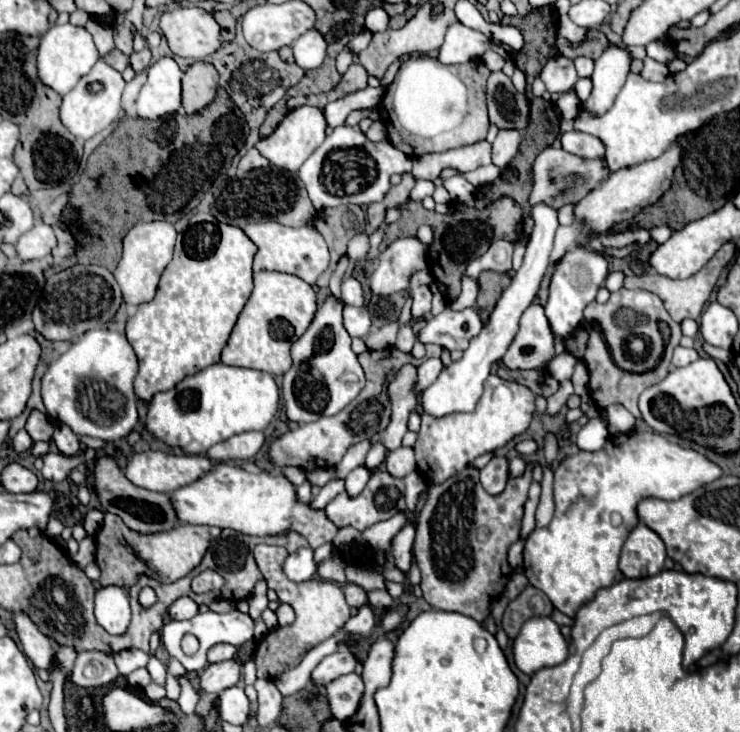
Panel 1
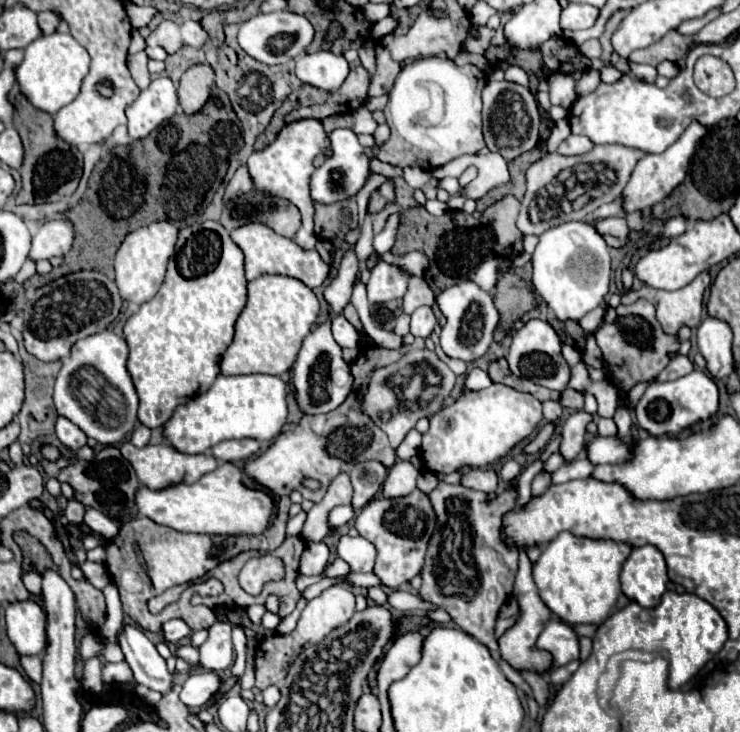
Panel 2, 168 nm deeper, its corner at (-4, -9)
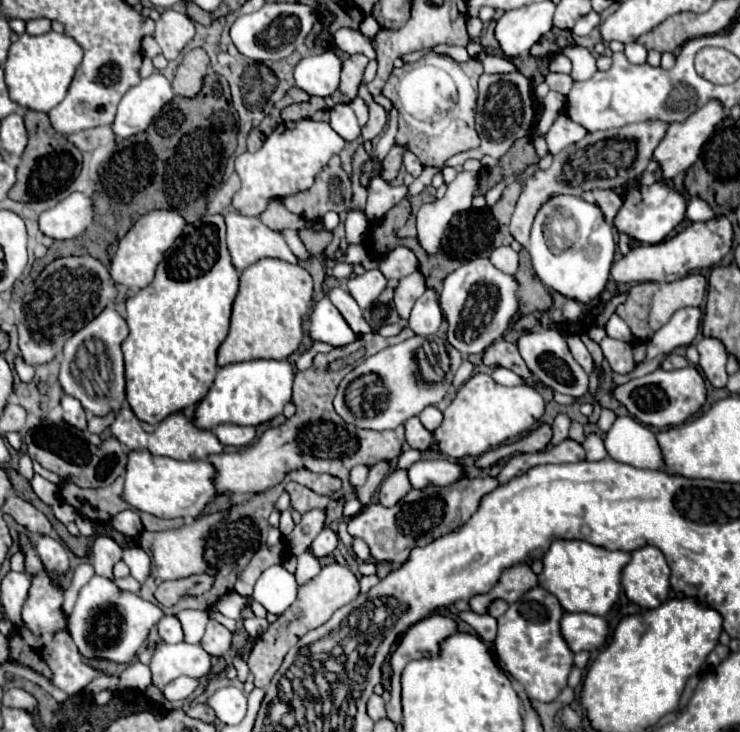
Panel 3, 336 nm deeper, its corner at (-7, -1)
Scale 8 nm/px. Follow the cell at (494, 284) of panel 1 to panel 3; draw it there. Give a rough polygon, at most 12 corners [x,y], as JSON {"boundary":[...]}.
{"boundary":[[520,252],[520,268],[514,278],[520,314],[546,312],[552,296],[538,282],[532,262]]}

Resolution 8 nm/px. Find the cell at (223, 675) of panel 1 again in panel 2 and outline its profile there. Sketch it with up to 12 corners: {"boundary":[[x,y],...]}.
{"boundary":[[197,672],[183,682],[181,700],[201,708],[217,694],[221,676]]}

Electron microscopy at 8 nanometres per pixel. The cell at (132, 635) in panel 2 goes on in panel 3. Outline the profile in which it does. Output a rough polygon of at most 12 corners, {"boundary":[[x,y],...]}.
{"boundary":[[160,642],[152,682],[164,688],[178,676],[202,680],[212,672],[200,644]]}

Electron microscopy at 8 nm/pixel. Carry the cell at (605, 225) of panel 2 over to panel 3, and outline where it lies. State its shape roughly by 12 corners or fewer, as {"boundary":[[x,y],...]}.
{"boundary":[[588,190],[582,198],[596,204],[612,224],[622,206],[616,190]]}

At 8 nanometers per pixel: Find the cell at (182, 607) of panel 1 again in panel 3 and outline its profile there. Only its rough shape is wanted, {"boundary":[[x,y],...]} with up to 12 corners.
{"boundary":[[176,616],[158,622],[160,638],[168,644],[184,640]]}

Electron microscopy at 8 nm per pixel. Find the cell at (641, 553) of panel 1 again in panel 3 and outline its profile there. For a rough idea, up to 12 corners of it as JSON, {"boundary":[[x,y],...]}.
{"boundary":[[656,546],[632,552],[622,590],[640,608],[668,600],[670,568]]}

